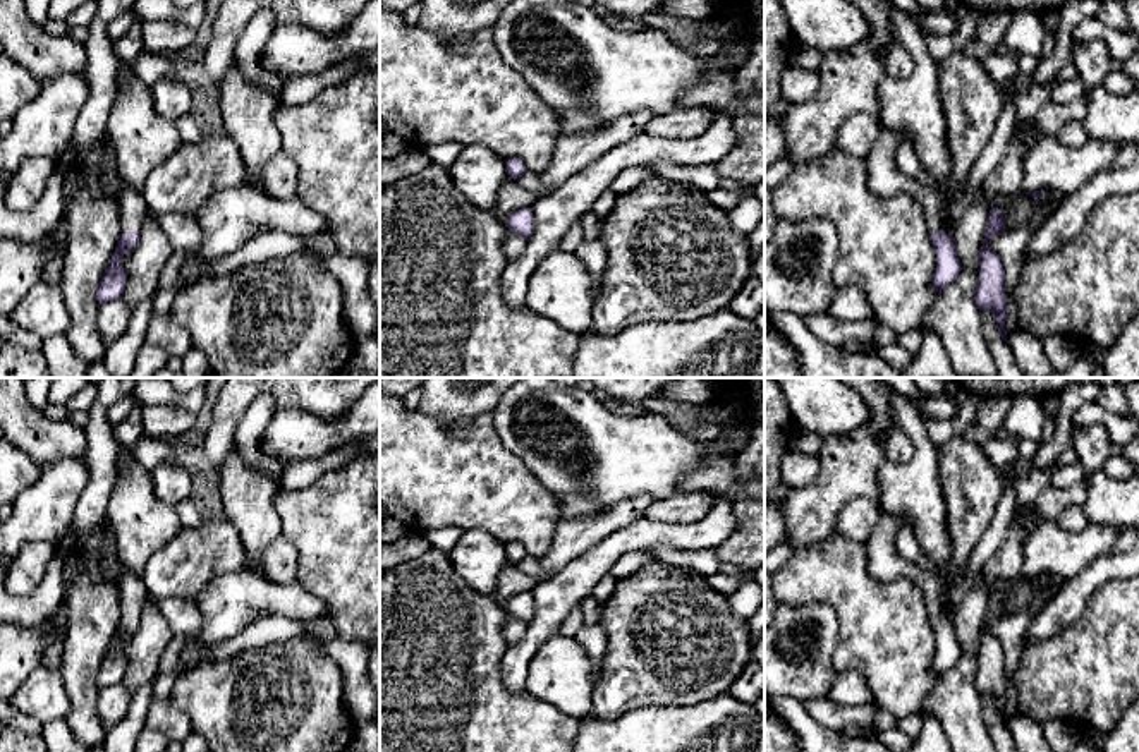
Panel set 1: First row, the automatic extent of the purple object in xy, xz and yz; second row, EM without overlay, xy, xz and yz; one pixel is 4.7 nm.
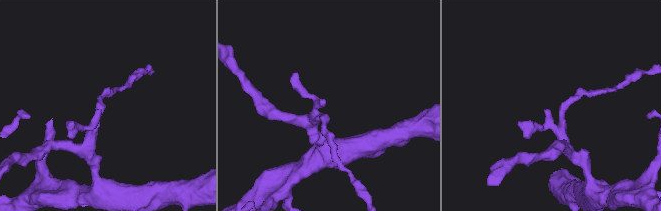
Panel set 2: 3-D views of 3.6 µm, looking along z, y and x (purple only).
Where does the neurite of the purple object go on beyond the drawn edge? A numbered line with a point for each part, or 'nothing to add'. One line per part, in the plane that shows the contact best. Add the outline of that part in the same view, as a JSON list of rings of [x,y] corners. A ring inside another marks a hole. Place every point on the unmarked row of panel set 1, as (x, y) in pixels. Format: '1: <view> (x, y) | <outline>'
1: xy (133, 593) | [[[122,572],[119,580],[122,616],[141,615],[148,599],[143,575]]]

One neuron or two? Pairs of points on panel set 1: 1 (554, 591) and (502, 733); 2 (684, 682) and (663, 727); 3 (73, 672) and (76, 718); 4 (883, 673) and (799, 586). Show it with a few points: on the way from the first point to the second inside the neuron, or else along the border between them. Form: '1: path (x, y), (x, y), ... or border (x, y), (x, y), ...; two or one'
1: border (502, 654), (502, 682), (511, 691), (524, 692); two
2: border (712, 697), (691, 704), (638, 704), (633, 709); two
3: path (78, 684), (78, 706); one
4: path (883, 644), (828, 588); one

